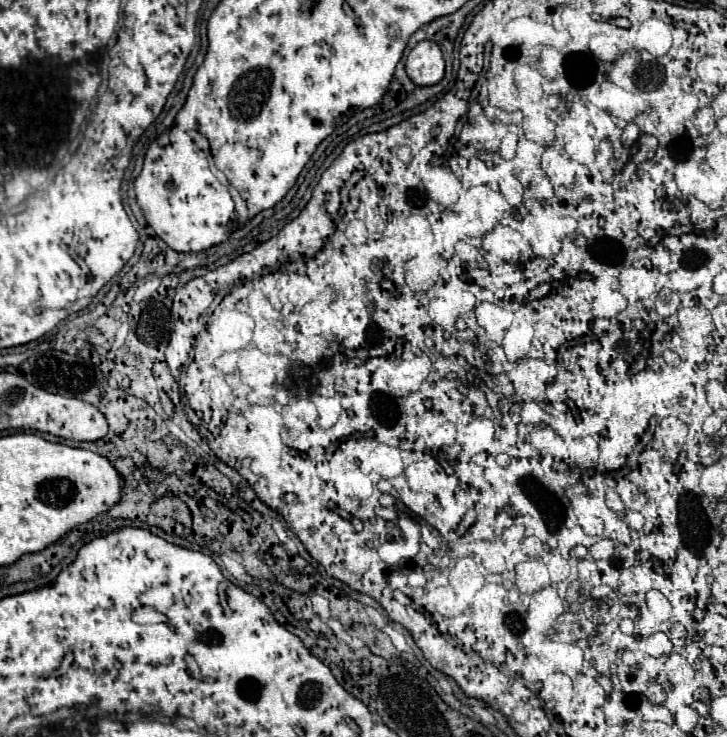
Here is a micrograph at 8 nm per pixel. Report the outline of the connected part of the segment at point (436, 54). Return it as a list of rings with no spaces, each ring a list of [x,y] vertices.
[[[422,40],[408,54],[406,72],[410,80],[418,86],[434,86],[444,78],[444,58],[442,50],[432,40]]]

